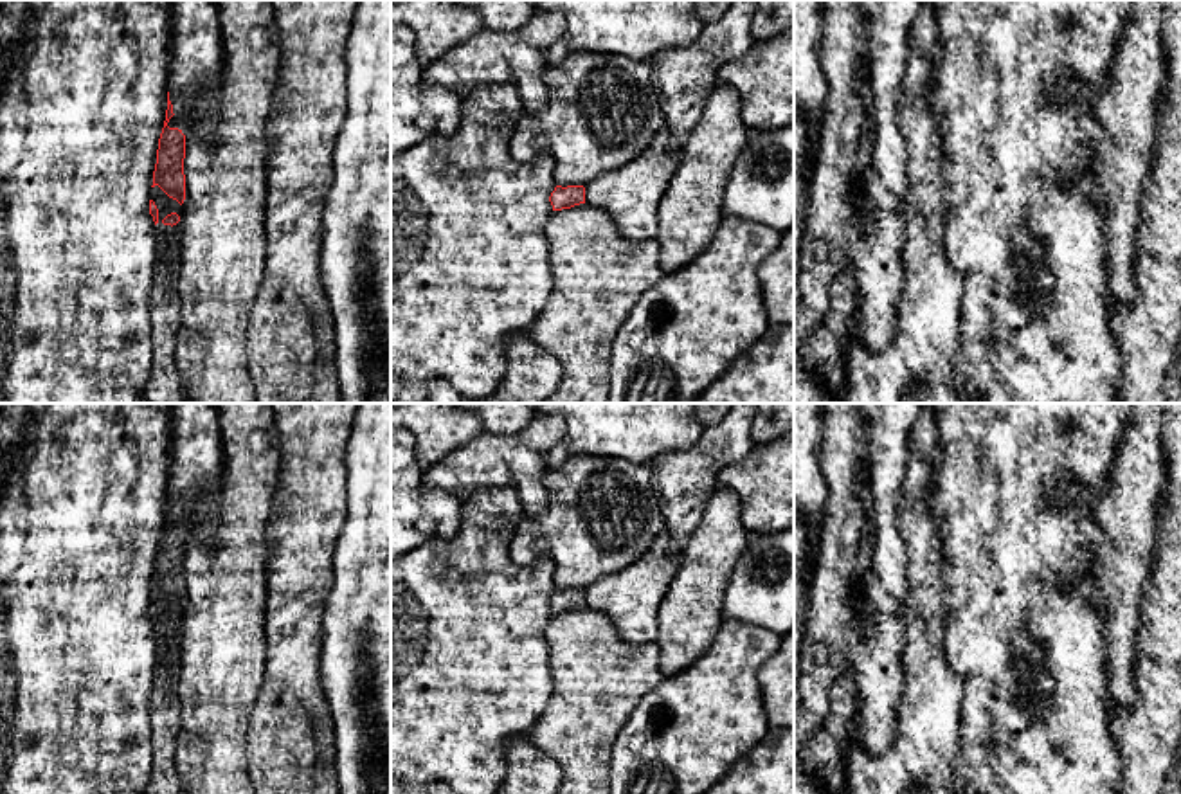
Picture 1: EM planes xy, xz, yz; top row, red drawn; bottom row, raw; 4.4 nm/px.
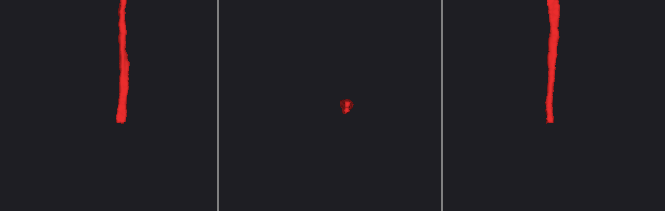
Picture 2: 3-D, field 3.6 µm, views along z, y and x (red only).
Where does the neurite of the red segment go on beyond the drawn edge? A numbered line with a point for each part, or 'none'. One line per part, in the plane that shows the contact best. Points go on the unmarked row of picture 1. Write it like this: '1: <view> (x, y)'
1: xy (164, 708)

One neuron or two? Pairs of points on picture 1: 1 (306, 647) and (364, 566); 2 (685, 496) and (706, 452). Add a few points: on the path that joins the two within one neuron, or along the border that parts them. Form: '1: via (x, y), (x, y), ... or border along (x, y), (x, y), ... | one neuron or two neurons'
1: border along (333, 584), (323, 614), (323, 650), (317, 667) | two neurons
2: via (685, 485), (703, 463) | one neuron

